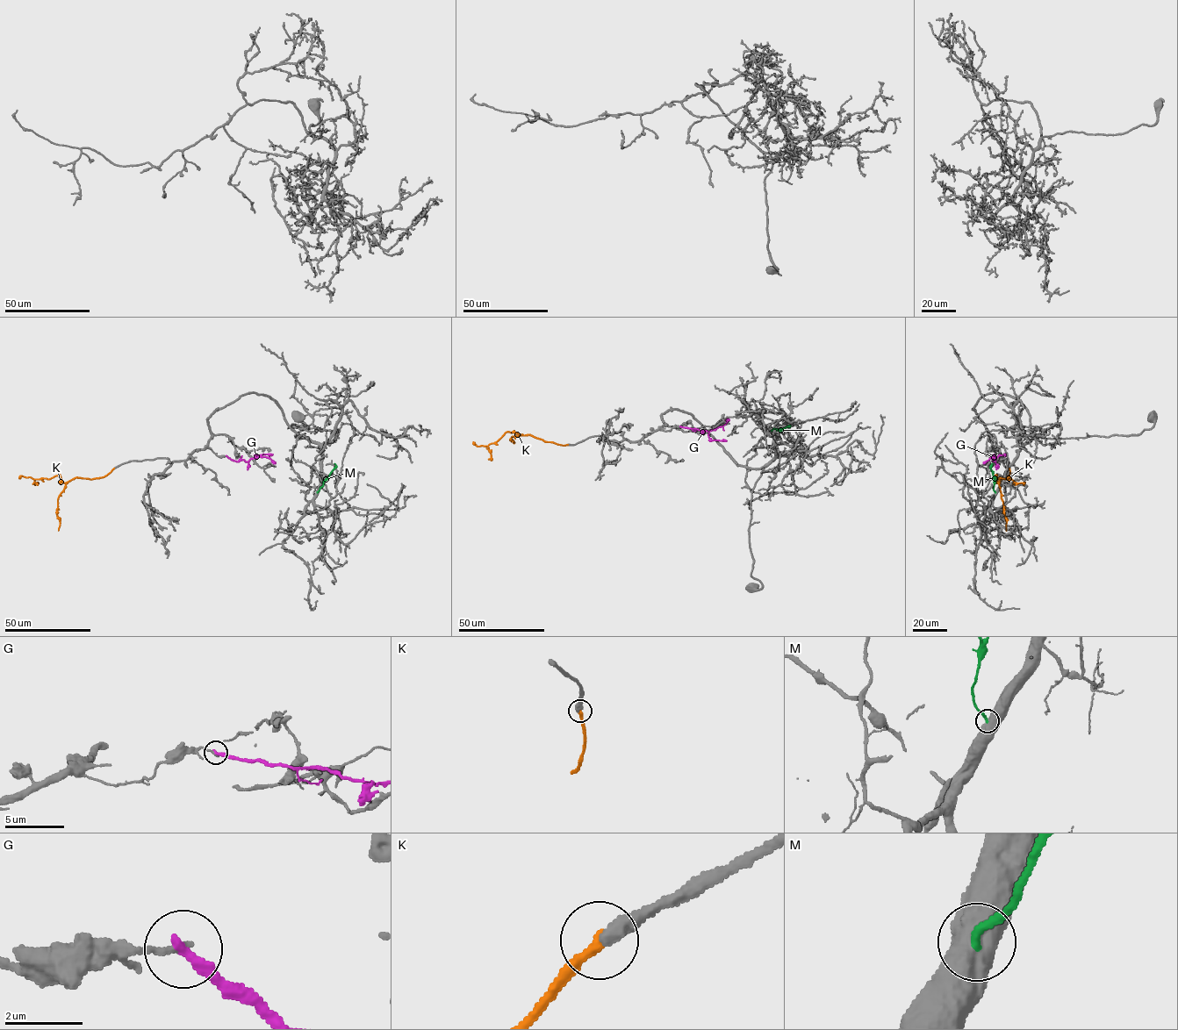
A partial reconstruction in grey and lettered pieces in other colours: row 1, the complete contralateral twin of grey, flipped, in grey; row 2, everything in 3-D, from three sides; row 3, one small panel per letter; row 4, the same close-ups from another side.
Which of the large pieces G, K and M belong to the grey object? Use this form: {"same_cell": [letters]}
{"same_cell": ["K"]}

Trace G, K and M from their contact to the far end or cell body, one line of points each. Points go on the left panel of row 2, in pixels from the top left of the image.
G: (226, 456), (237, 461), (266, 456), (274, 463)
K: (113, 468), (98, 478), (75, 477), (64, 482), (59, 475), (50, 479), (34, 479), (37, 482), (34, 484)
M: (317, 492), (334, 468), (334, 463)

